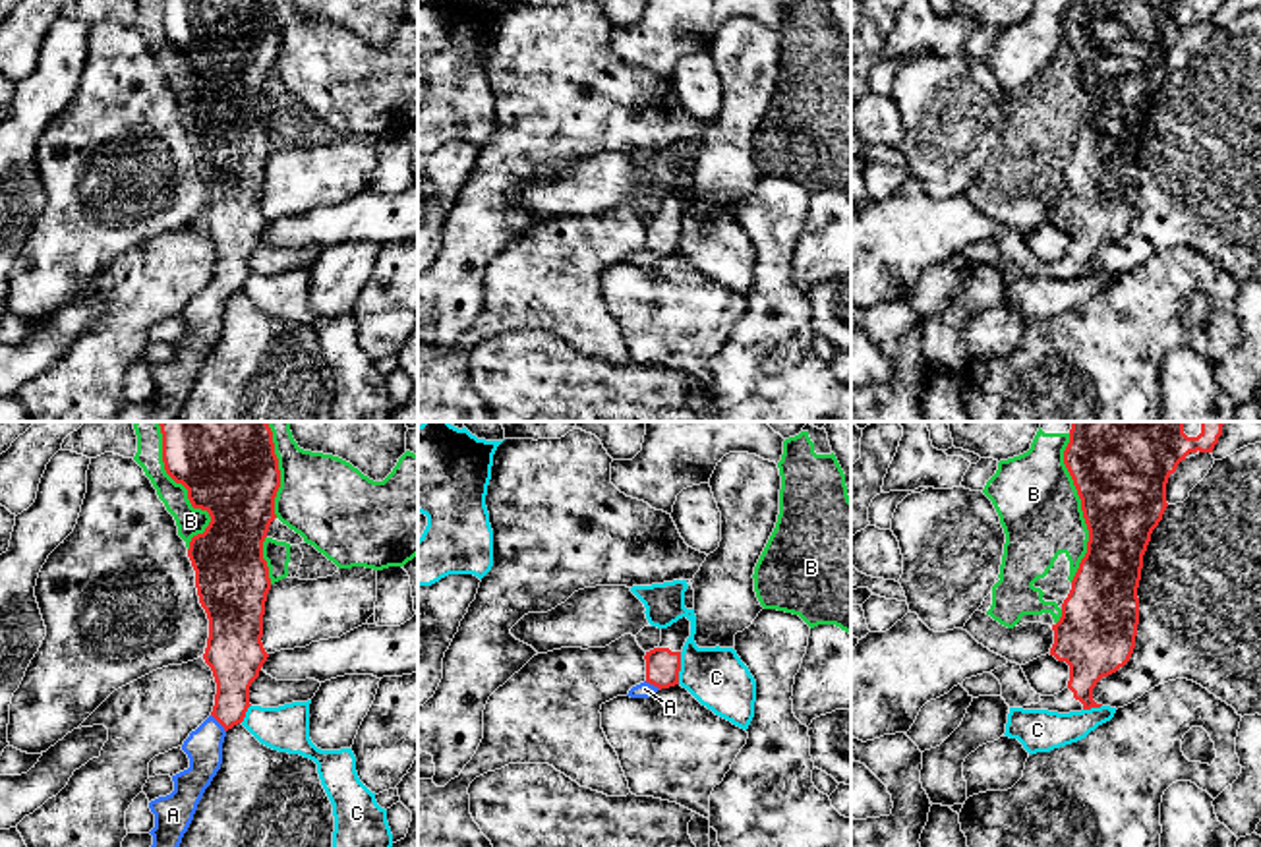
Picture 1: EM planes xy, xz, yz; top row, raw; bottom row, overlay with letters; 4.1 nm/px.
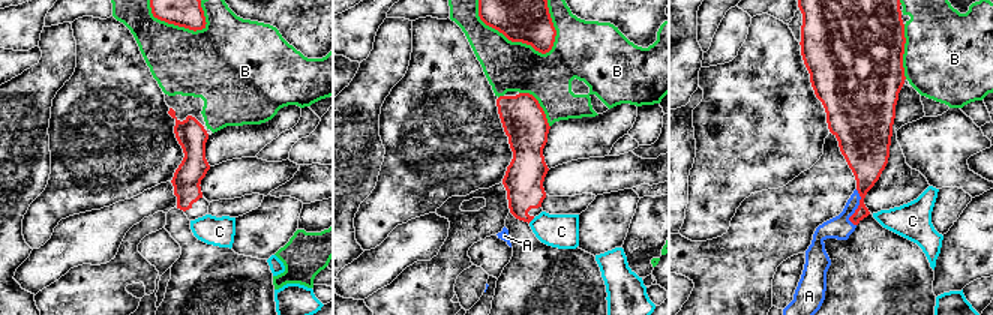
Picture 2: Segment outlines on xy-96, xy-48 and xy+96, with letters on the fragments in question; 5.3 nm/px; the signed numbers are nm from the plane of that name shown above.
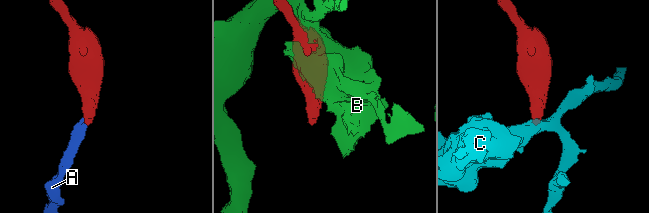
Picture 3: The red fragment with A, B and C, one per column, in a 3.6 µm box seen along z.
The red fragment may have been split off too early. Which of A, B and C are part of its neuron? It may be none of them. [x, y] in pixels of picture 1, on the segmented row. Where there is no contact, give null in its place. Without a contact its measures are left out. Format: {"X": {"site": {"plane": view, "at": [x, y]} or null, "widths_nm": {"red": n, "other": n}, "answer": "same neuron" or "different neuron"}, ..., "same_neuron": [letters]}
{"A": {"site": {"plane": "xy", "at": [219, 722]}, "widths_nm": {"red": 200, "other": 160}, "answer": "same neuron"}, "B": {"site": {"plane": "yz", "at": [1082, 507]}, "widths_nm": {"red": 420, "other": 340}, "answer": "different neuron"}, "C": {"site": {"plane": "xz", "at": [679, 668]}, "widths_nm": {"red": 140, "other": 240}, "answer": "different neuron"}, "same_neuron": ["A"]}

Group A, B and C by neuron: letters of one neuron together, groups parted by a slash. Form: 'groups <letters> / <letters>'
groups A / B / C

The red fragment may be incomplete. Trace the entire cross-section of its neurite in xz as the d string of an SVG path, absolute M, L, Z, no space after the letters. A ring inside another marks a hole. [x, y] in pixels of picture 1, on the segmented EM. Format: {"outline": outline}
{"outline": "M679 619L667 628L661 628L661 642L658 648L646 652L646 681L632 686L627 696L650 698L661 688L679 685L681 652L690 636L690 621Z"}

